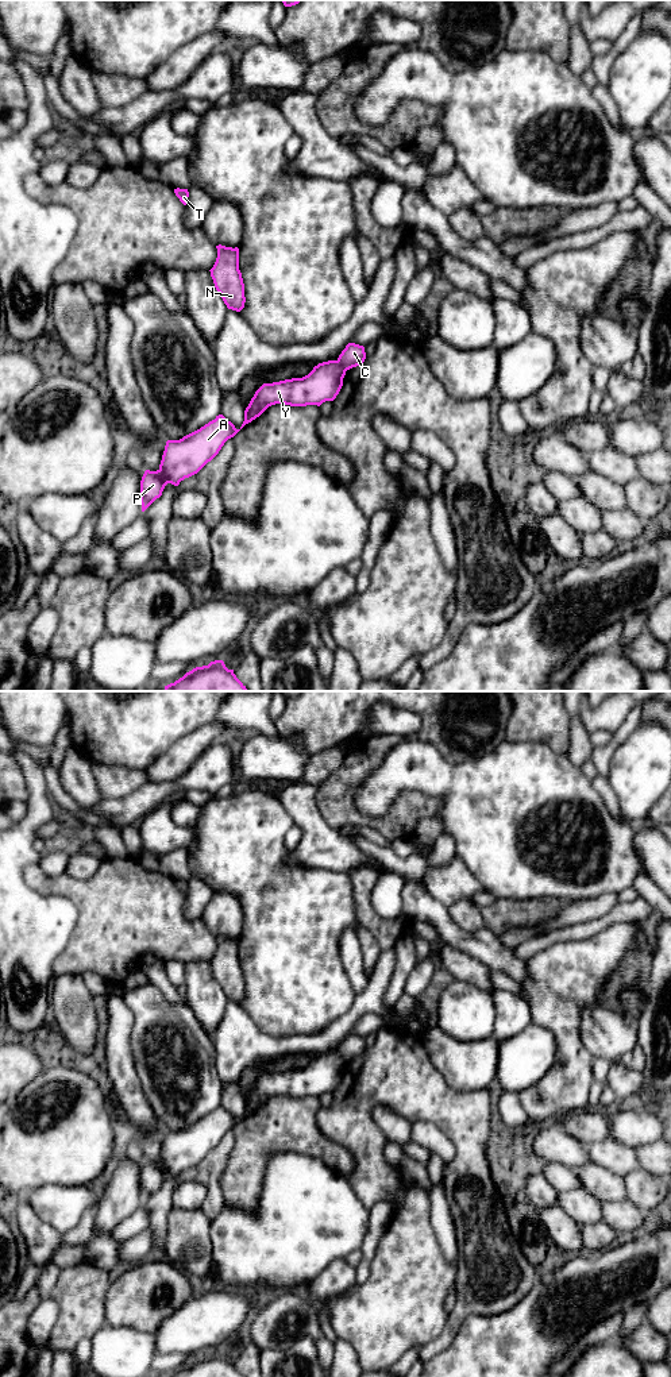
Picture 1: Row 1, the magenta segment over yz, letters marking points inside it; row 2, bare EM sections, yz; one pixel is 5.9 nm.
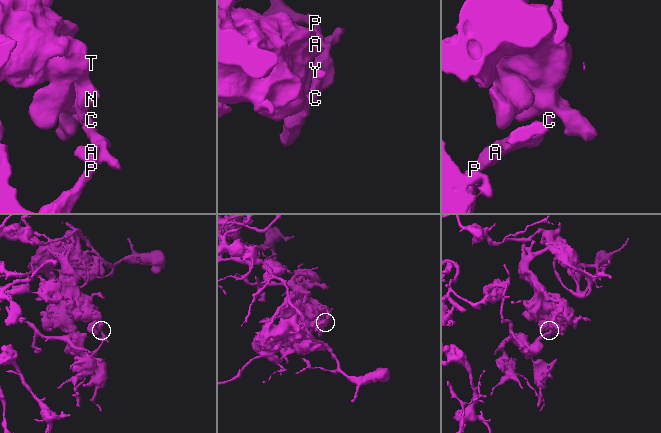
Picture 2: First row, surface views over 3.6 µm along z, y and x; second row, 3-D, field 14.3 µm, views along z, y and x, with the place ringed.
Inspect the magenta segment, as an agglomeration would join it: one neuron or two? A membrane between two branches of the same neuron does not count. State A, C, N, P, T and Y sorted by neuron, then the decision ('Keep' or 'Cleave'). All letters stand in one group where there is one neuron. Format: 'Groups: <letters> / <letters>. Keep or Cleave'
Groups: A P Y / C N T. Cleave

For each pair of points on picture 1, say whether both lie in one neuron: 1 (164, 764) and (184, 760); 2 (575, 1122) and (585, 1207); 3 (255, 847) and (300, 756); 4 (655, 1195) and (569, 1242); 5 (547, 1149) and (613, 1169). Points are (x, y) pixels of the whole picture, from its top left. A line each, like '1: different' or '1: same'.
1: same
2: same
3: different
4: same
5: same

